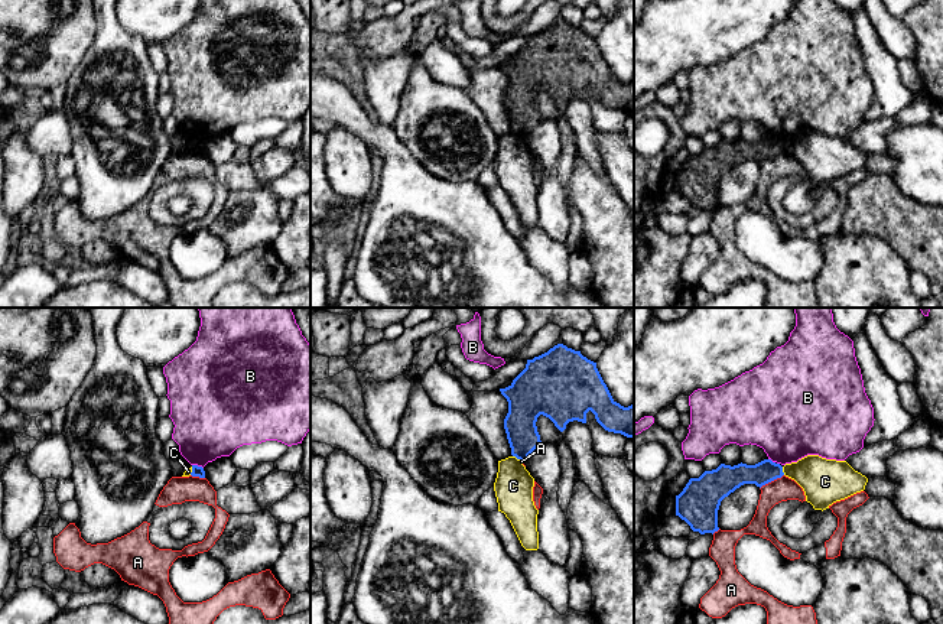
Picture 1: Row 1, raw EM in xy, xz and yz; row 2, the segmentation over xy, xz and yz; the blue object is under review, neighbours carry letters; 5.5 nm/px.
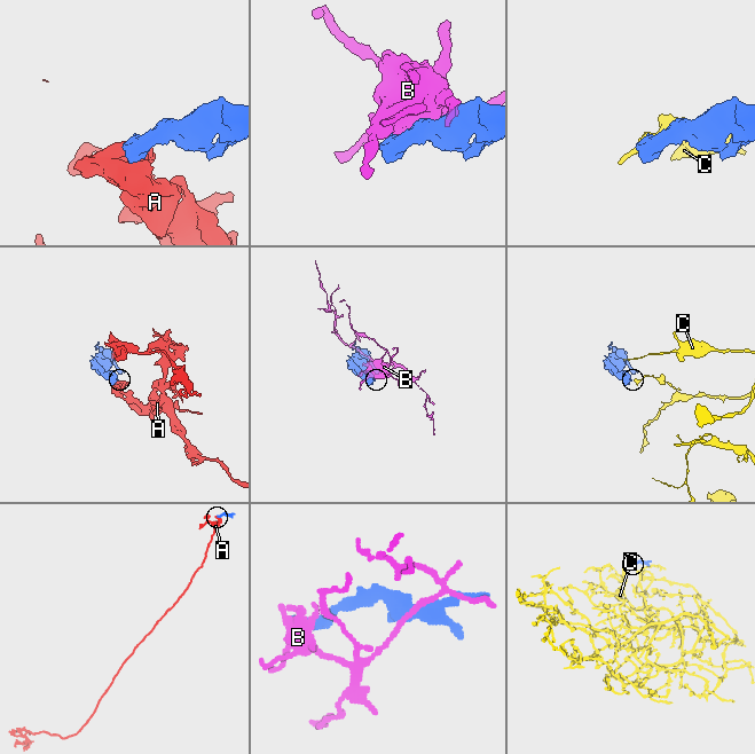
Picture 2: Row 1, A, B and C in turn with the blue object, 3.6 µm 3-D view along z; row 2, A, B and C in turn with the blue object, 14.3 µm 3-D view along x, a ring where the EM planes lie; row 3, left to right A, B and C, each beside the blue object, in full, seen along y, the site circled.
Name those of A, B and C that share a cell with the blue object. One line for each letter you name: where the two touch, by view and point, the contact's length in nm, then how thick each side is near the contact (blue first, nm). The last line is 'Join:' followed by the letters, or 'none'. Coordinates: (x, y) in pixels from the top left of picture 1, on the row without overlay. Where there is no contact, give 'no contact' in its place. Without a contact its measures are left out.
Join: none

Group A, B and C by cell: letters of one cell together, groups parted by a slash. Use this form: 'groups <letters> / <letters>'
groups A / B / C

